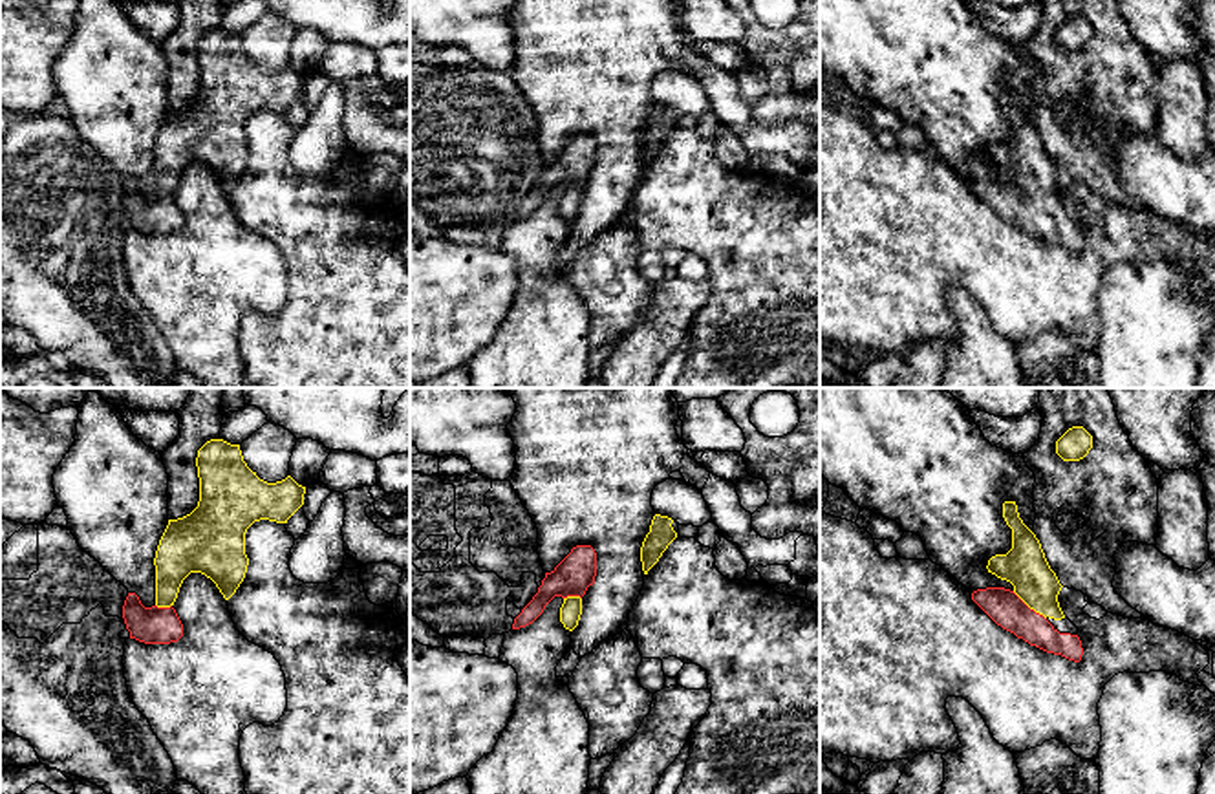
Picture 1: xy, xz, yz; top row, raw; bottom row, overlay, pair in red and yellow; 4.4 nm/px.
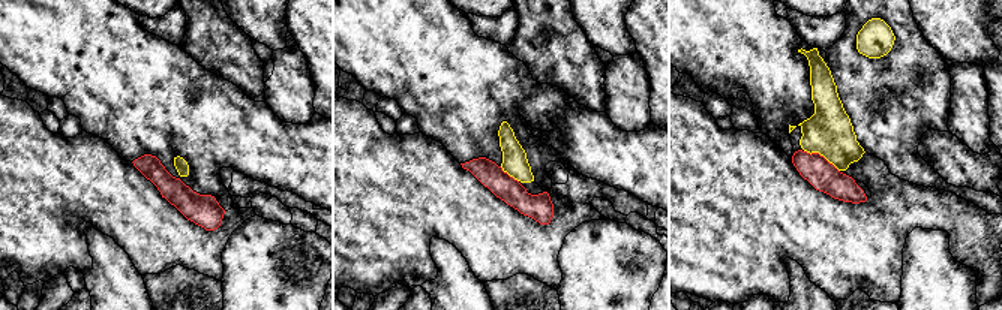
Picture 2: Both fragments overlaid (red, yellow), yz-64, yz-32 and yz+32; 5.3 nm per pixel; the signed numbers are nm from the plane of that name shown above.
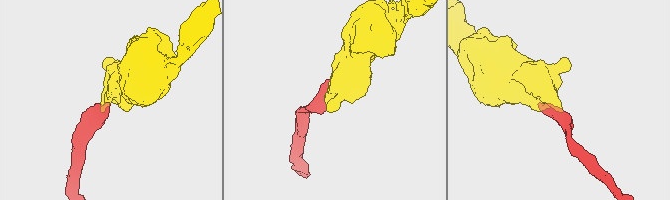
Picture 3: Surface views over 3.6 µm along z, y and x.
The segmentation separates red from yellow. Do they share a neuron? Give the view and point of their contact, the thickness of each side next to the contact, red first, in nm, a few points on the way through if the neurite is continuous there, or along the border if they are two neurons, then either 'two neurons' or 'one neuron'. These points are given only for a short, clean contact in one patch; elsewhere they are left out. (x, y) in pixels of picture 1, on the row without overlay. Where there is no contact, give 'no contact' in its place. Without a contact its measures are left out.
yz (1027, 196) | 160/190 nm | across yz (1005, 198), (1027, 196), (1025, 156) | one neuron

